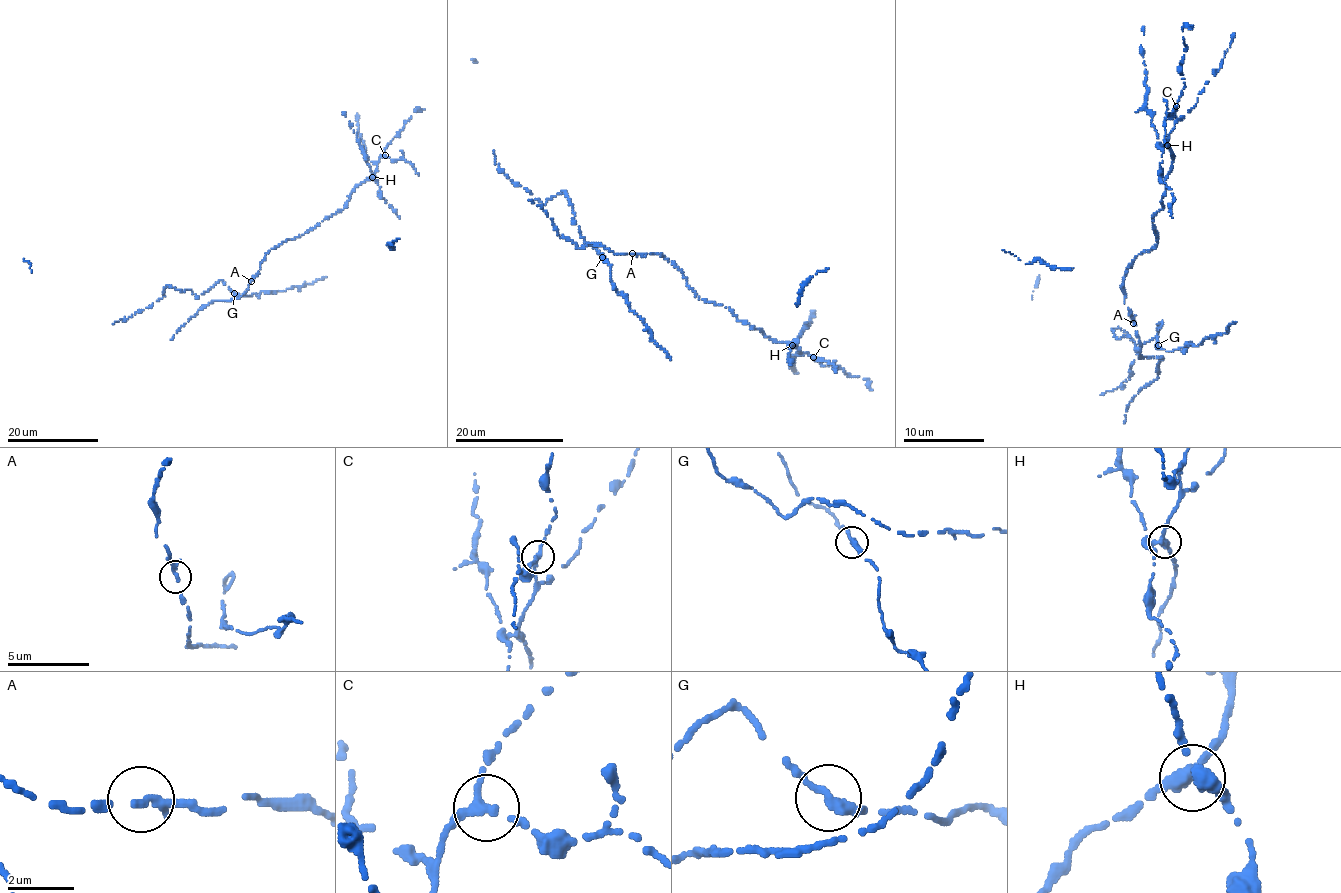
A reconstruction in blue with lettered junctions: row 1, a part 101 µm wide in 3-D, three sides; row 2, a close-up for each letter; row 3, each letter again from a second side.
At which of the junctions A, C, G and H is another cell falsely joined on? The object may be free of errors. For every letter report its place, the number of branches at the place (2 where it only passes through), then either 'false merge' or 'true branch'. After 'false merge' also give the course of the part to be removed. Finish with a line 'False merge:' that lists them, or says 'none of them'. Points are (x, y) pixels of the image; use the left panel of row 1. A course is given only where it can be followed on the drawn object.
A: place (251, 281); branches 2; true branch
C: place (385, 155); branches 3; true branch
G: place (234, 293); branches 2; true branch
H: place (372, 177); branches 3; false merge
False merge: H

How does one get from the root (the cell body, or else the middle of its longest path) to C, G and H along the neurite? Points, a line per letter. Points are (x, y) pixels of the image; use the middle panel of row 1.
C: (632, 254), (656, 253), (665, 257), (699, 299), (726, 307), (740, 321), (813, 357)
G: (632, 254), (619, 255), (603, 248), (602, 257)
H: (632, 254), (656, 253), (665, 257), (699, 299), (726, 307), (740, 321), (775, 341), (792, 345)

